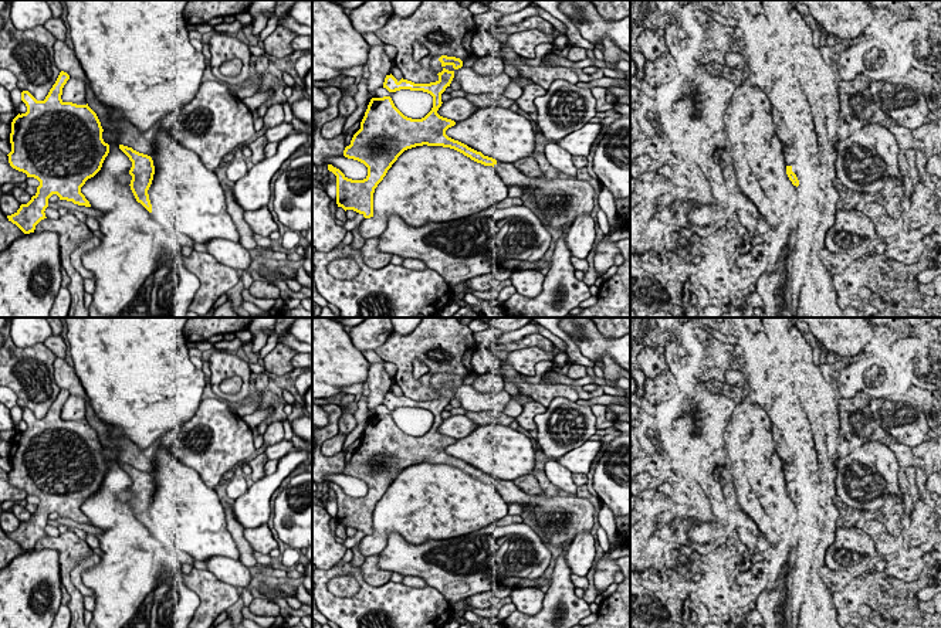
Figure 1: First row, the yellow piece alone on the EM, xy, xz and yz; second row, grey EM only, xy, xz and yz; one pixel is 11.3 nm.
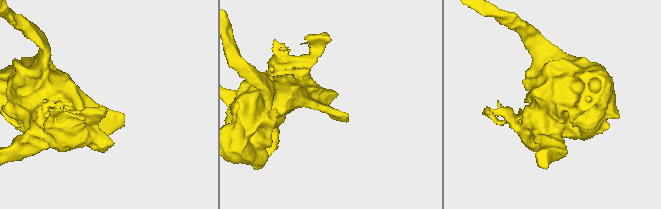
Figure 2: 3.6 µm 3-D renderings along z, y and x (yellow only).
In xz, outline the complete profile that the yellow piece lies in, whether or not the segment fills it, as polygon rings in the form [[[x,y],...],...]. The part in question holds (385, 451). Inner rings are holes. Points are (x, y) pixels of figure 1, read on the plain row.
[[[443,386],[439,397],[430,401],[414,401],[407,397],[397,398],[392,391],[386,393],[383,405],[389,410],[400,407],[423,408],[433,414],[431,428],[422,437],[405,434],[390,414],[372,415],[361,447],[353,452],[343,473],[358,478],[368,485],[363,498],[348,496],[339,486],[328,482],[328,488],[336,493],[336,522],[353,527],[365,536],[373,534],[373,510],[387,488],[407,466],[416,464],[443,464],[454,466],[471,478],[484,483],[492,483],[501,498],[510,503],[519,503],[531,513],[546,537],[548,546],[563,547],[571,544],[582,532],[590,532],[596,523],[596,508],[586,498],[527,495],[512,481],[502,481],[484,473],[467,462],[446,452],[456,442],[454,438],[437,431],[441,424],[441,411],[450,404],[454,388]]]

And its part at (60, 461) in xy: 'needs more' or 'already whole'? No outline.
already whole

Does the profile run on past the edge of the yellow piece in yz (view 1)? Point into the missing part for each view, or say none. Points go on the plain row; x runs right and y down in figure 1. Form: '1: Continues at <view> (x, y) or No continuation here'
1: No continuation here

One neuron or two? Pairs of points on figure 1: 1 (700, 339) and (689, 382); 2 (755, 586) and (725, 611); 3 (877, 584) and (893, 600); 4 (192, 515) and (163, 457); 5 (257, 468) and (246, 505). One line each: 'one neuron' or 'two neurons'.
1: two neurons
2: one neuron
3: one neuron
4: one neuron
5: two neurons

